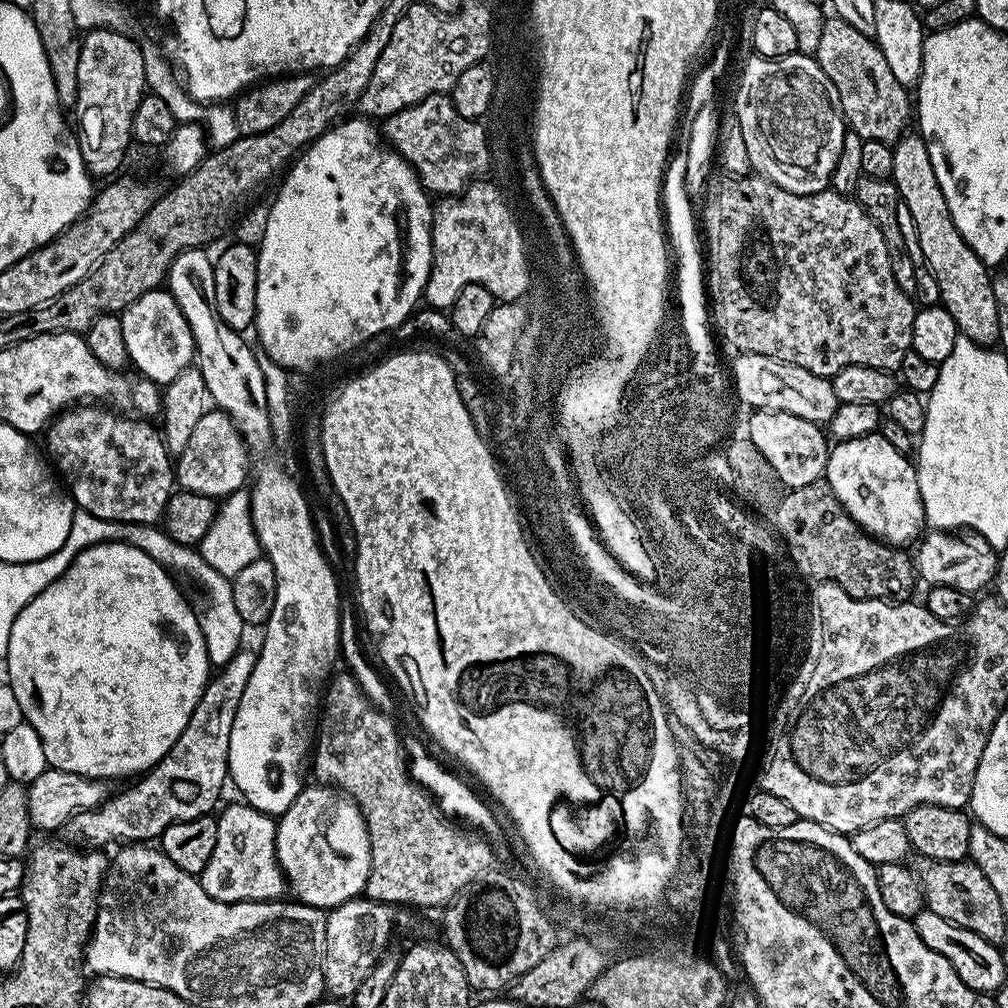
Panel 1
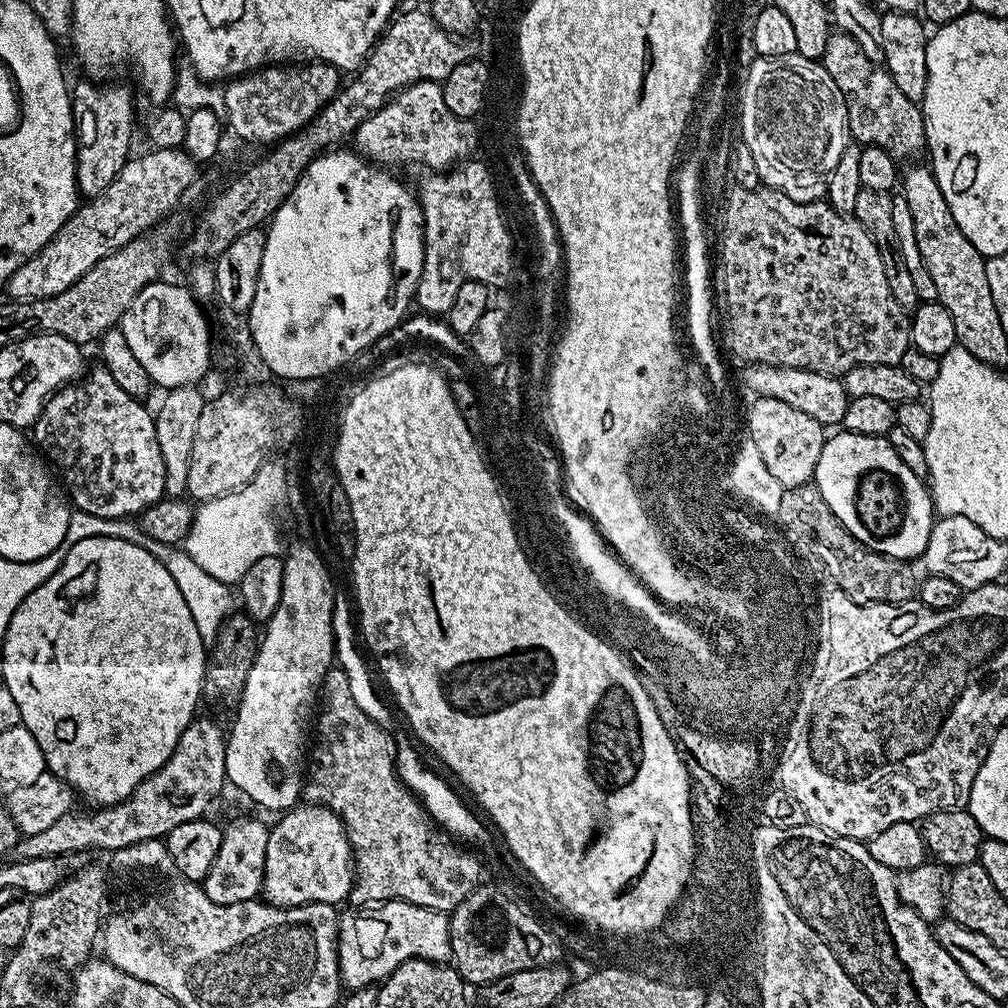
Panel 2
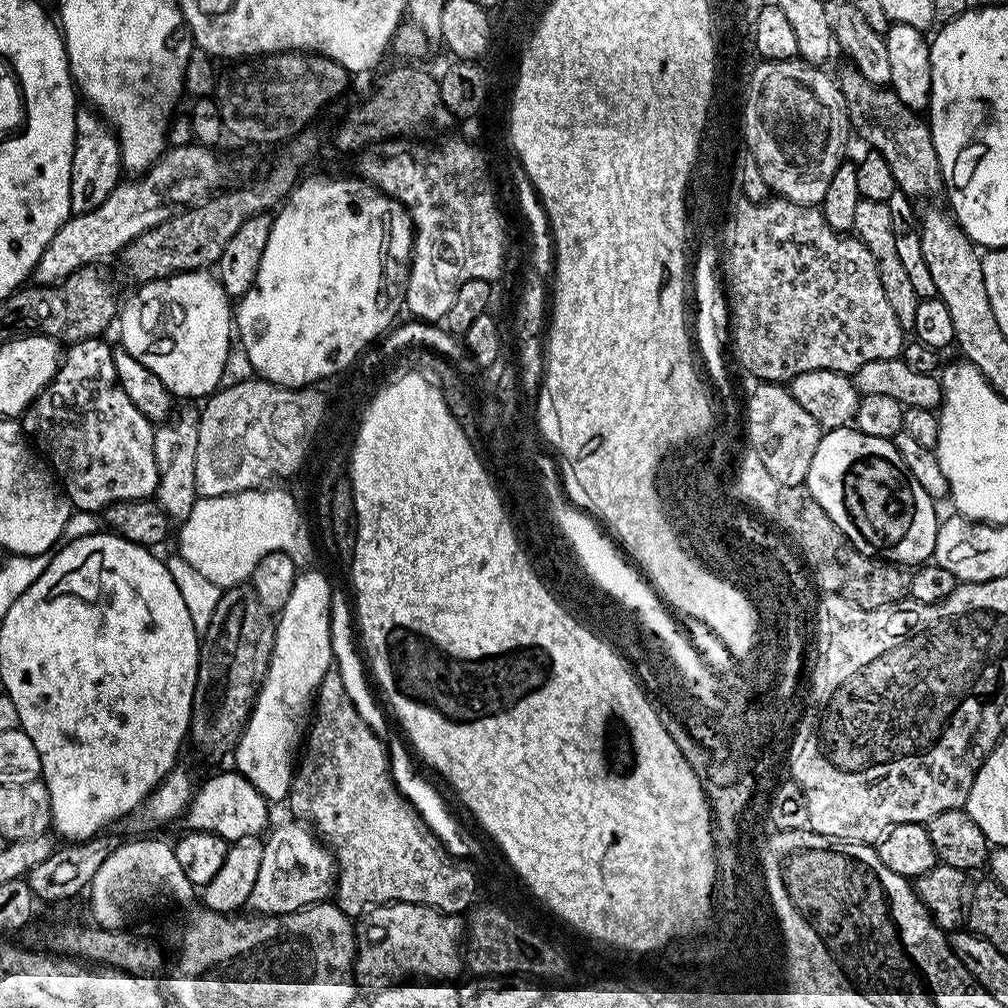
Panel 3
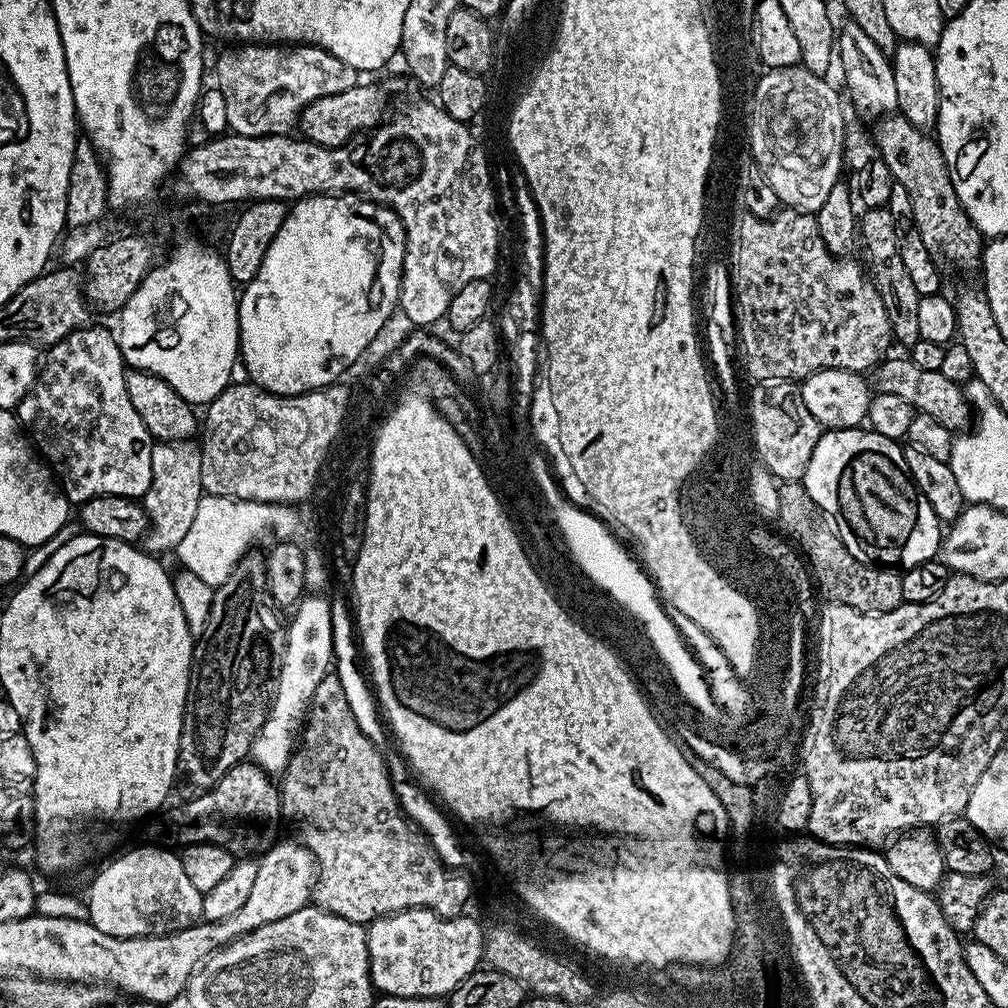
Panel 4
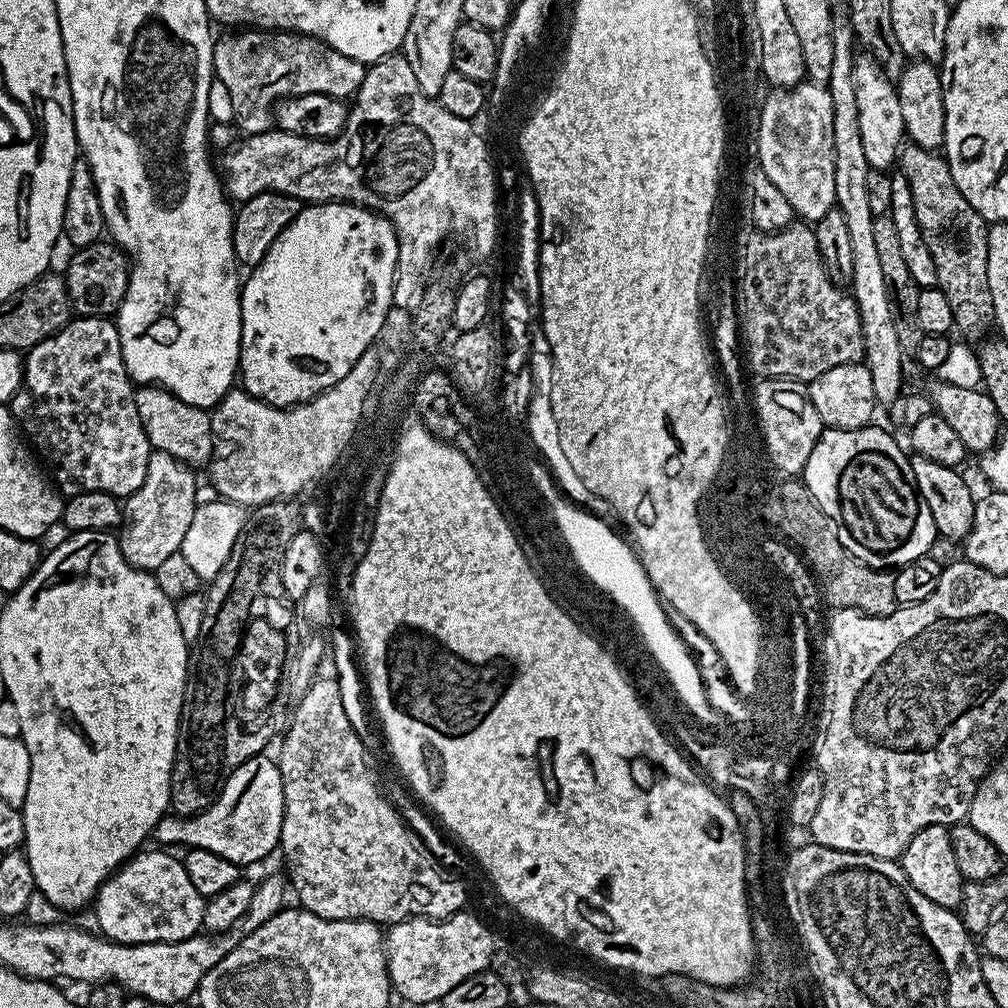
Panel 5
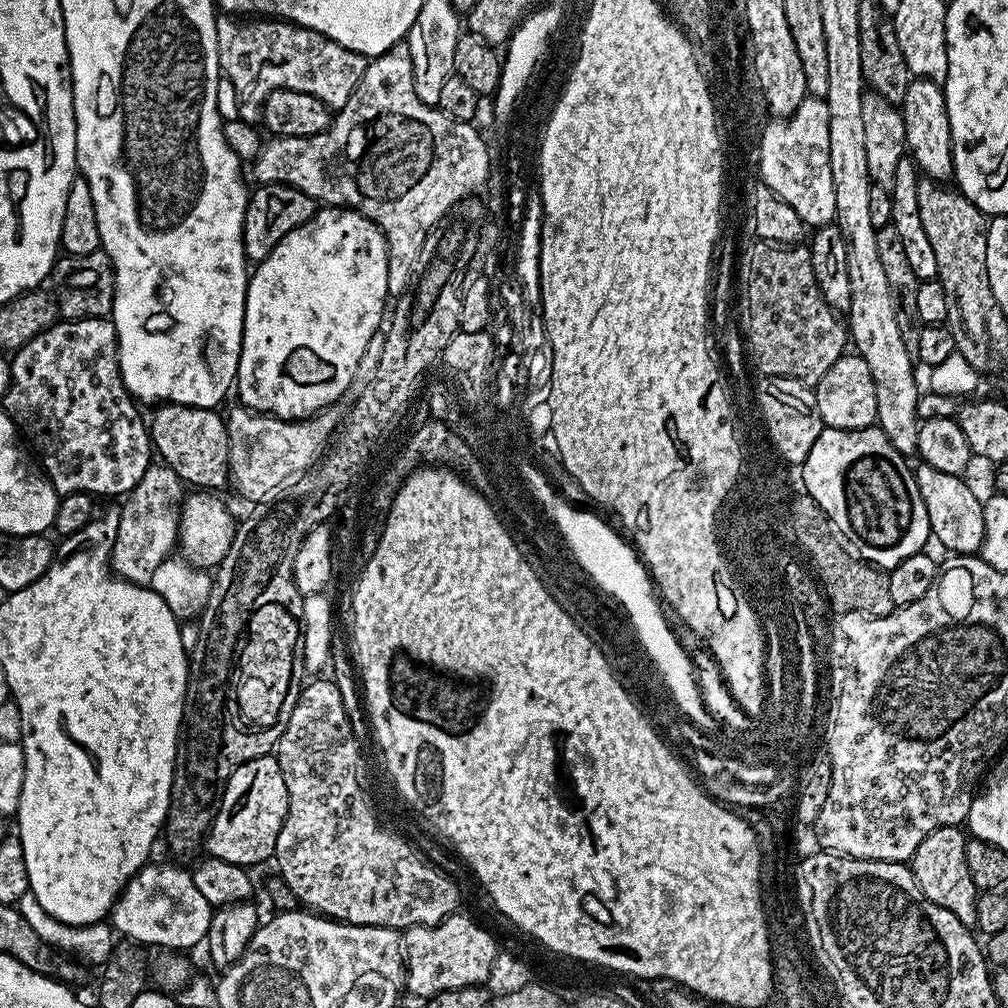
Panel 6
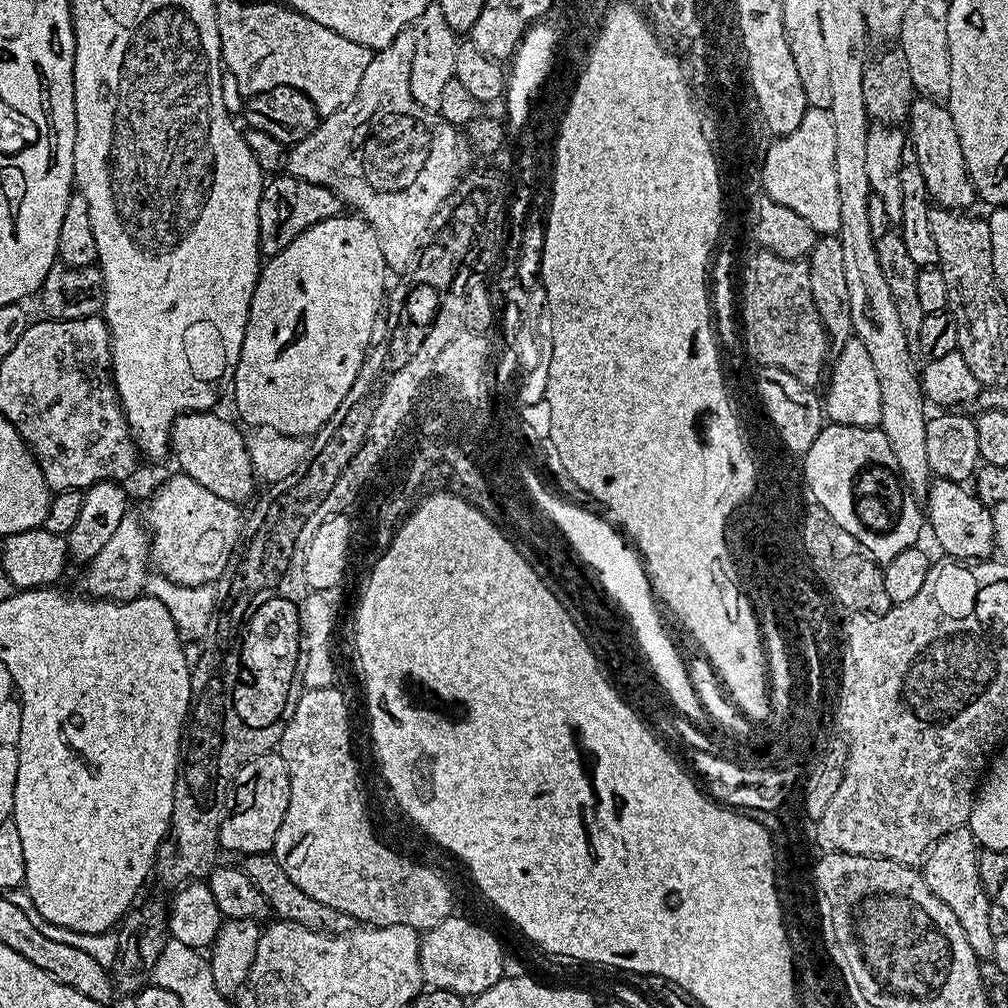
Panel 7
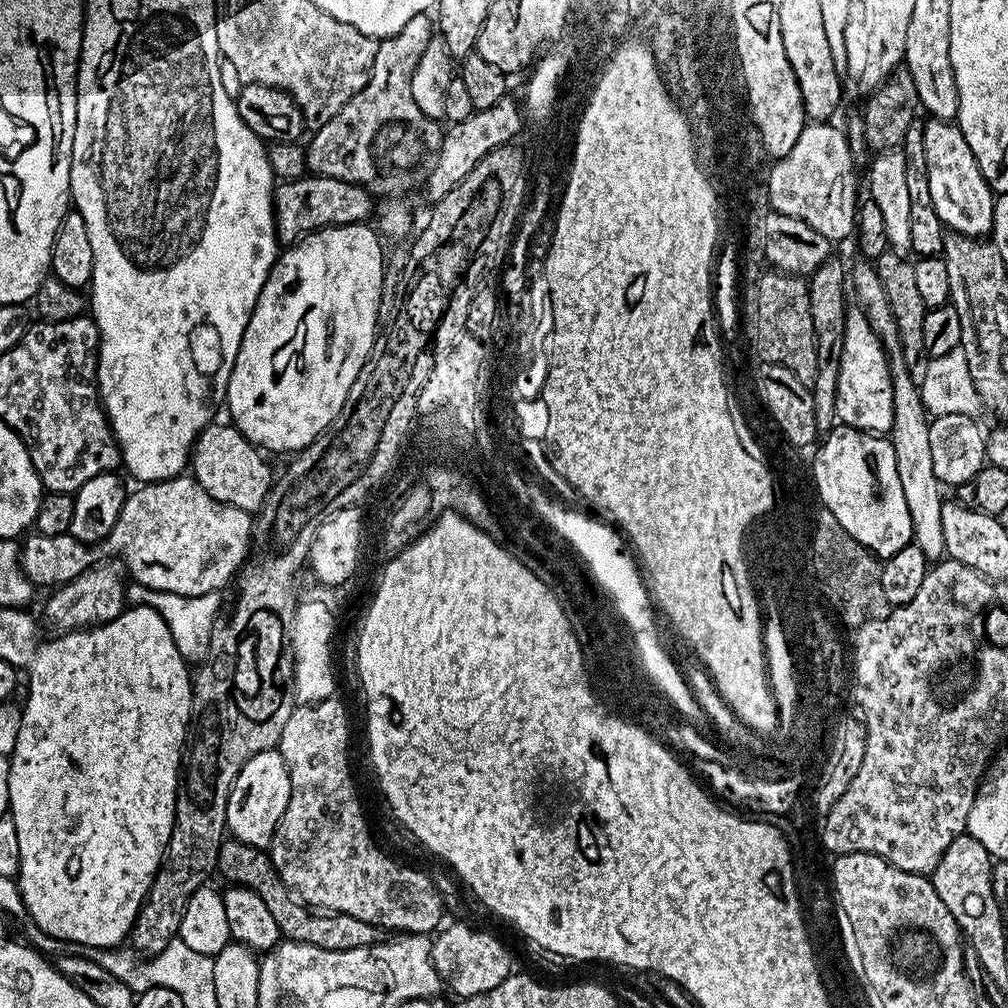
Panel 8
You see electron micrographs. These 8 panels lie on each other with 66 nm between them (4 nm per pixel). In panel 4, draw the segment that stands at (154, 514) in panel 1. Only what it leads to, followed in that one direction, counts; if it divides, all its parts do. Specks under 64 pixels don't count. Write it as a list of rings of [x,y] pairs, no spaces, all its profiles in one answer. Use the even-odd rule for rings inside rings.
[[[92,327],[75,328],[47,349],[48,357],[45,360],[43,357],[31,392],[18,405],[21,425],[30,433],[39,455],[52,469],[65,496],[76,506],[95,496],[140,498],[152,481],[150,458],[154,441],[142,418],[138,418],[130,394],[126,394],[126,365],[120,353],[120,341],[106,329]]]

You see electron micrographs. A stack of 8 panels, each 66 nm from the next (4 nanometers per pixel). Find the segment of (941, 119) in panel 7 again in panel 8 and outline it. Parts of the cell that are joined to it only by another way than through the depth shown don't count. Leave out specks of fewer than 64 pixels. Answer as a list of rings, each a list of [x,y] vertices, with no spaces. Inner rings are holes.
[[[929,119],[923,125],[924,149],[926,150],[926,170],[930,178],[930,199],[934,201],[934,210],[945,229],[960,232],[964,236],[984,238],[992,231],[992,215],[994,214],[994,193],[991,186],[982,178],[982,170],[978,170],[978,162],[974,158],[974,150],[966,142],[960,125],[951,120]]]

